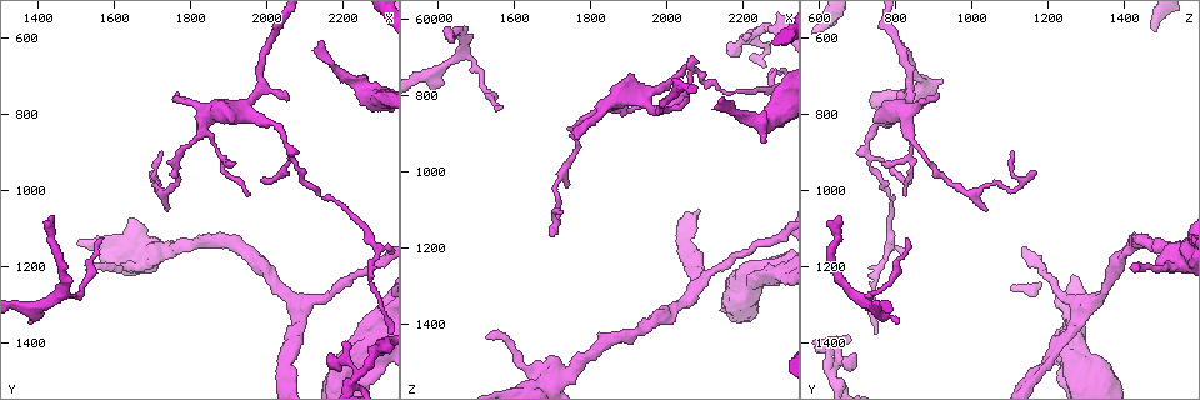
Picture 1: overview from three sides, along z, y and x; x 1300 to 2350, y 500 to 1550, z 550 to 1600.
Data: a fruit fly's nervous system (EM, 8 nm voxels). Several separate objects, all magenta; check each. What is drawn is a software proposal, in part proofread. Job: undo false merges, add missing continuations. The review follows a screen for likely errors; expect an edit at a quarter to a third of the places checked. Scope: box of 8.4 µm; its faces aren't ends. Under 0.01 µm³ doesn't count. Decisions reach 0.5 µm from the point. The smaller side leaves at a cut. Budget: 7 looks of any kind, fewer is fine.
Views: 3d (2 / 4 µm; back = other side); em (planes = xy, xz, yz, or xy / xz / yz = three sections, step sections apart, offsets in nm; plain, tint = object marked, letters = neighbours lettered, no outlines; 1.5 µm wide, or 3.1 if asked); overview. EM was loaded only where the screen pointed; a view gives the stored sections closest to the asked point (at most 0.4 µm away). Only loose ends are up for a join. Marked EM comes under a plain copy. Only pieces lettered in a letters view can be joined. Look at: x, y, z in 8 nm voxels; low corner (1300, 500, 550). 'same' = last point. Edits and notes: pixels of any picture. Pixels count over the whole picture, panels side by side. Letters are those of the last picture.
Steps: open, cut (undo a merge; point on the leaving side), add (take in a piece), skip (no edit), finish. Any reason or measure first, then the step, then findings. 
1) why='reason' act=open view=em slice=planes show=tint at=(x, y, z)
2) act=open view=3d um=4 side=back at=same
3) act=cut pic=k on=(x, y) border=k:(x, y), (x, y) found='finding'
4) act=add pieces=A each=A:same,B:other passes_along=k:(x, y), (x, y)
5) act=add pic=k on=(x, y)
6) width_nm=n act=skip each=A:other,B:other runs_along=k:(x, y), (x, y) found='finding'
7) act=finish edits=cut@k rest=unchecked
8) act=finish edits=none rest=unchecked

why='branch stops here' act=open view=3d um=2 at=(1525, 1210, 1435)

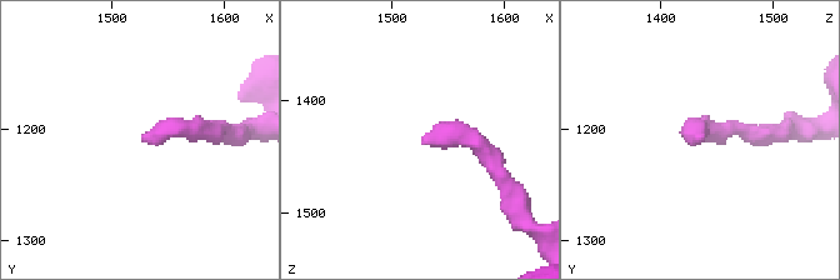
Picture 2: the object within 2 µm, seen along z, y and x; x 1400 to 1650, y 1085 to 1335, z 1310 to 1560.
act=open view=em slice=xz step=4 show=tint at=(1524, 1204, 1436)

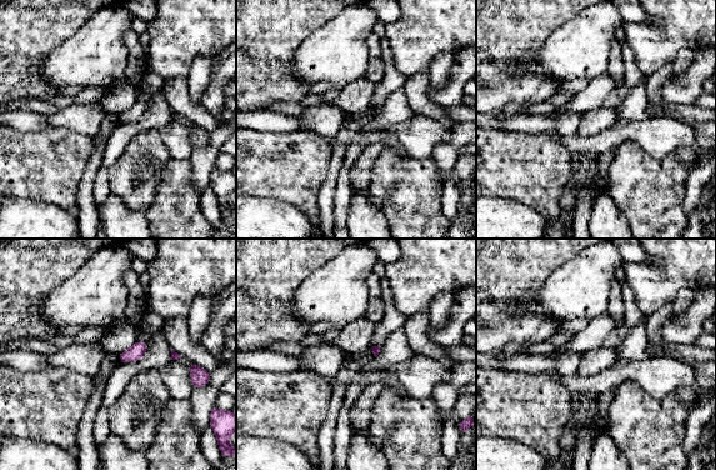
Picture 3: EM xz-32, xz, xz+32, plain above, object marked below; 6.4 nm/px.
act=open view=em slice=planes show=letters at=same

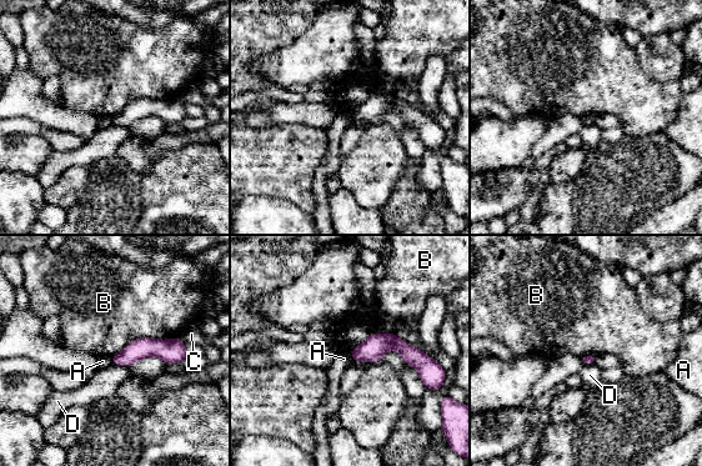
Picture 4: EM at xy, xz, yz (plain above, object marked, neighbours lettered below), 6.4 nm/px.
act=skip each=A:other,B:other,C:other,D:other runs_along=4:(355, 352), (400, 345), (425, 361) found='no lettered piece goes on from it'

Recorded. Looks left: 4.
why='thin end' act=open view=em slice=xy step=8 show=tint at=(1765, 740, 910)

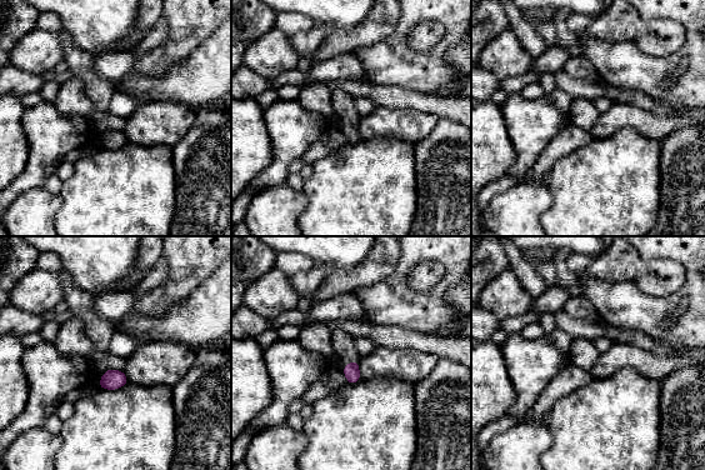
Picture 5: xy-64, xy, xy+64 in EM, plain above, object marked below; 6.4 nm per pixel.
why='another direction' act=open view=em slice=planes show=letters at=same

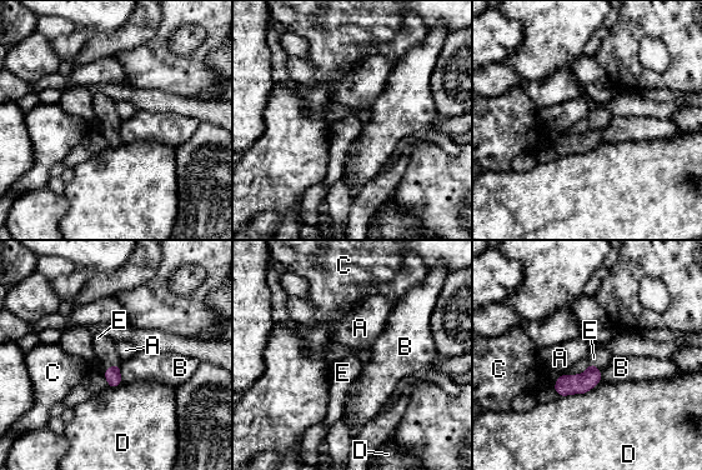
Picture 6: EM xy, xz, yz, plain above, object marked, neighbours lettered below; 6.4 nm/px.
width_nm=100 act=add pieces=E each=A:other,B:other,C:other,D:other,E:same passes_along=6:(113, 374), (113, 365), (104, 346) found='the cell continues'

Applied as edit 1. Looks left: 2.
act=finish edits=add@6 rest=unchecked

